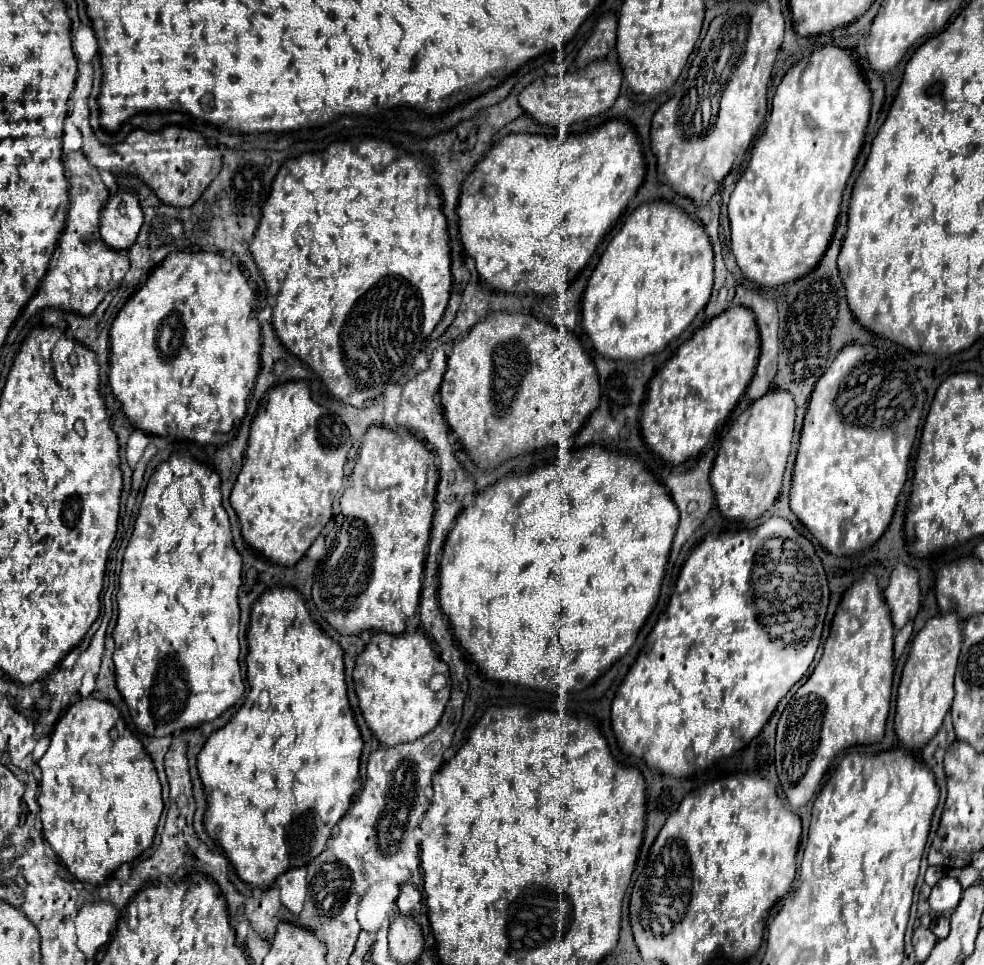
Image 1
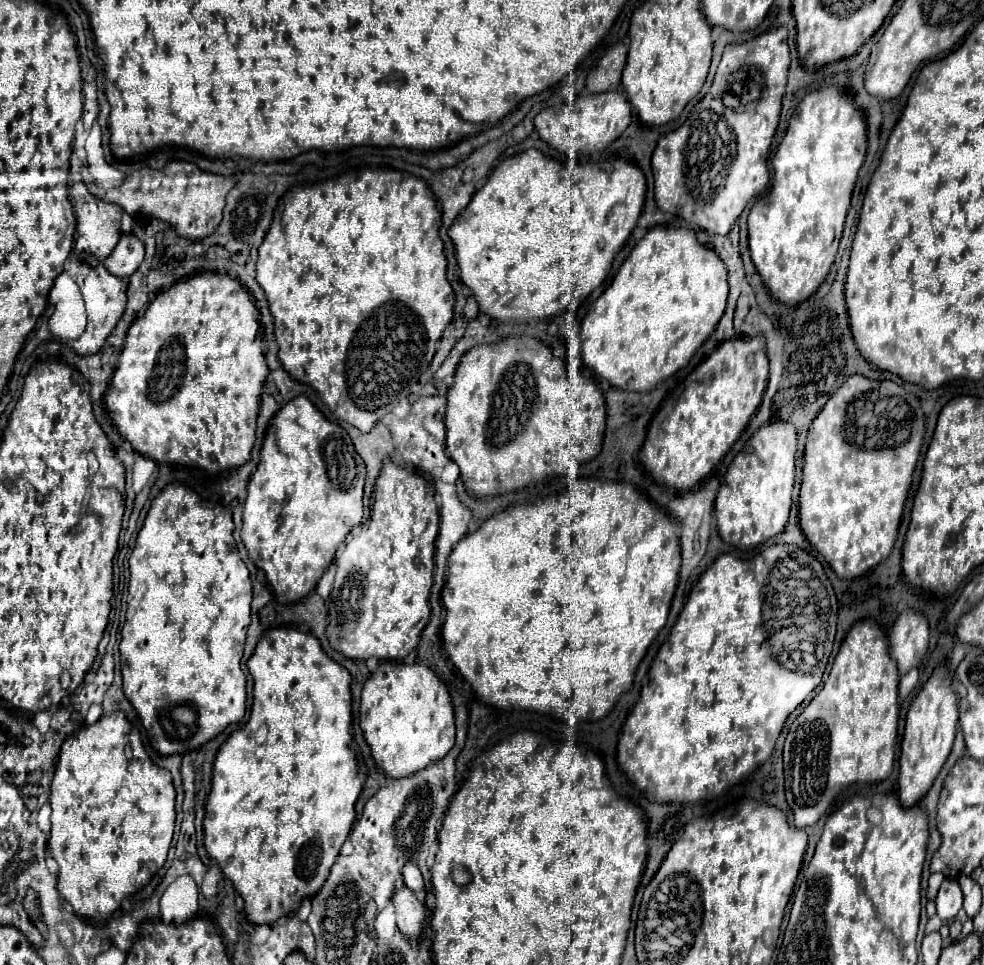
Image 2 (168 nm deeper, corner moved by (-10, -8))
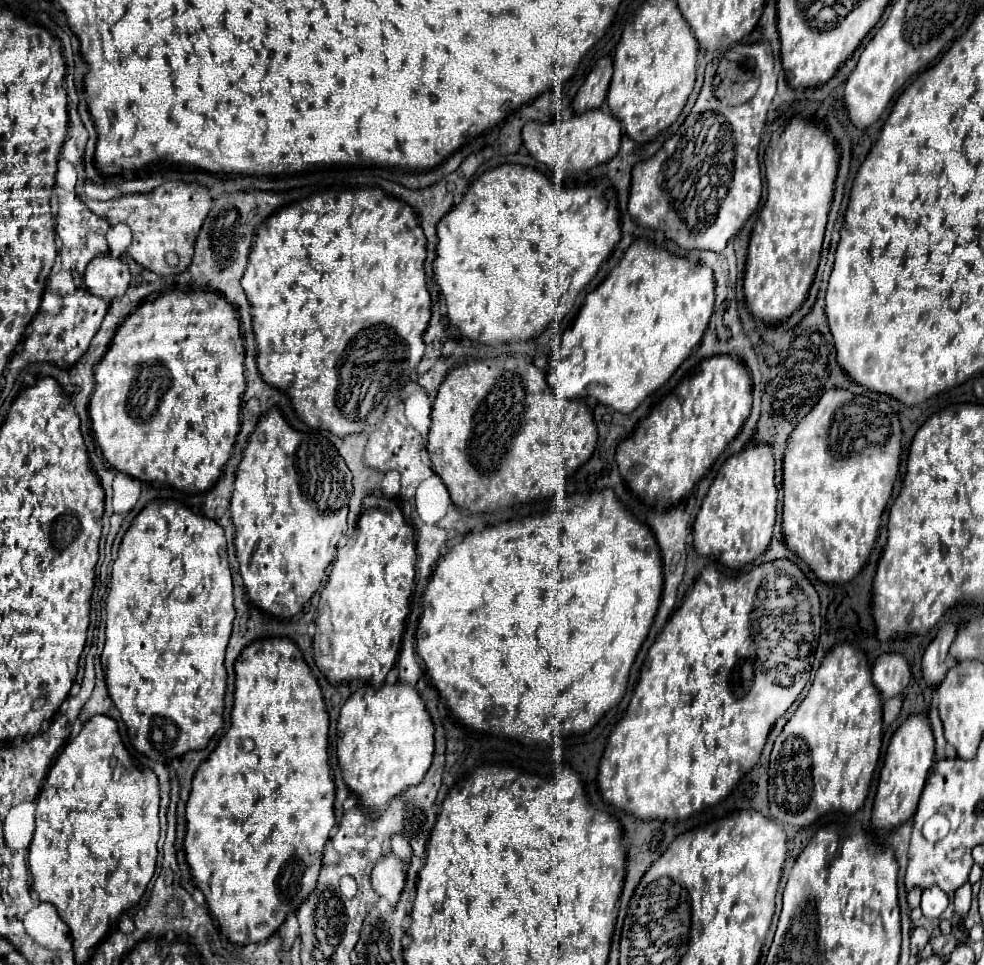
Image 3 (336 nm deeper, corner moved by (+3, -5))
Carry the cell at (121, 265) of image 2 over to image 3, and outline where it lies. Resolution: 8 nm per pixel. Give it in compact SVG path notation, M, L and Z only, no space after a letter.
M104 253L104 255L94 257L88 263L84 281L86 281L88 289L94 291L94 295L98 295L110 303L114 297L120 297L122 291L128 289L130 271L128 271L128 265L122 261L122 257Z

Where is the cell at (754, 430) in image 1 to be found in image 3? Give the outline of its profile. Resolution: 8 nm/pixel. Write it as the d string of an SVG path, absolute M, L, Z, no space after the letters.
M750 443L732 455L712 481L694 521L694 547L700 555L714 555L726 567L742 567L756 559L770 543L776 521L778 489L774 479L774 449Z

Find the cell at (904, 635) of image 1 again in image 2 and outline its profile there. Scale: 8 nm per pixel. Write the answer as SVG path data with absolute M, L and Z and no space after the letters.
M913 668L911 672L907 672L899 682L901 682L899 684L899 698L905 700L915 690L915 686L919 684L919 672L917 672L917 668Z

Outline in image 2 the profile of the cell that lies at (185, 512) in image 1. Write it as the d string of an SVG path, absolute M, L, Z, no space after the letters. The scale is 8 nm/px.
M169 484L165 486L159 496L153 500L149 514L145 518L143 528L139 530L135 548L129 556L129 596L127 596L127 614L125 614L125 626L121 630L121 644L119 644L119 652L121 652L121 674L123 674L123 692L125 698L133 704L133 708L137 710L141 724L147 730L147 738L151 742L151 746L165 754L179 754L183 756L185 752L197 750L199 746L203 746L205 742L213 740L217 734L221 734L229 724L243 720L245 716L245 704L247 704L247 692L245 692L245 674L239 666L241 656L243 656L243 646L245 646L245 634L247 634L247 626L249 626L249 610L251 610L251 580L249 580L249 570L245 568L237 546L235 546L235 538L233 538L233 518L231 518L231 510L217 504L217 502L207 502L201 500L193 490L185 488L183 484Z

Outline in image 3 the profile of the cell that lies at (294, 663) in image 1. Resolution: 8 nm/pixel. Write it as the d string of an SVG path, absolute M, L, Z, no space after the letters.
M274 637L274 639L256 639L250 643L240 657L234 663L236 667L236 693L234 693L234 709L232 709L232 725L226 731L226 735L220 739L218 747L210 753L210 757L198 767L194 779L192 779L192 793L186 805L186 839L184 839L184 851L186 859L190 863L192 875L196 885L202 889L210 913L218 919L220 929L228 935L230 941L236 945L246 943L258 943L278 931L278 927L284 923L286 915L290 911L296 911L298 905L312 893L318 873L322 869L322 853L324 845L330 839L330 831L336 825L334 819L334 799L336 799L336 785L332 779L330 763L328 763L328 713L324 705L322 691L318 687L318 681L308 667L302 651L294 641L288 637Z

